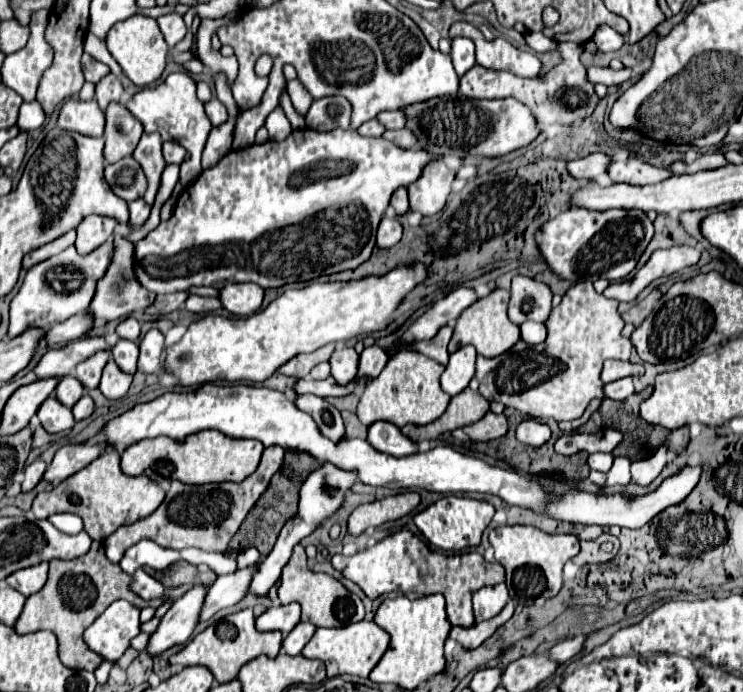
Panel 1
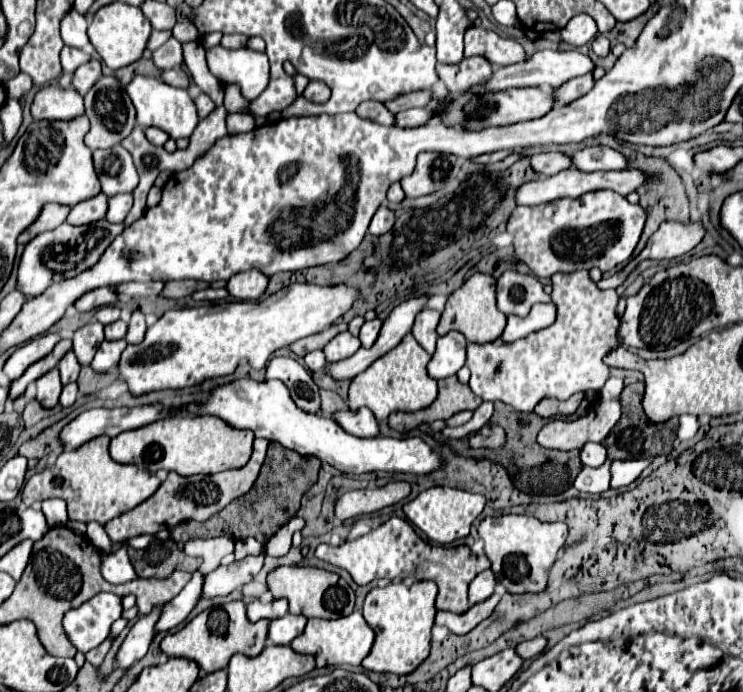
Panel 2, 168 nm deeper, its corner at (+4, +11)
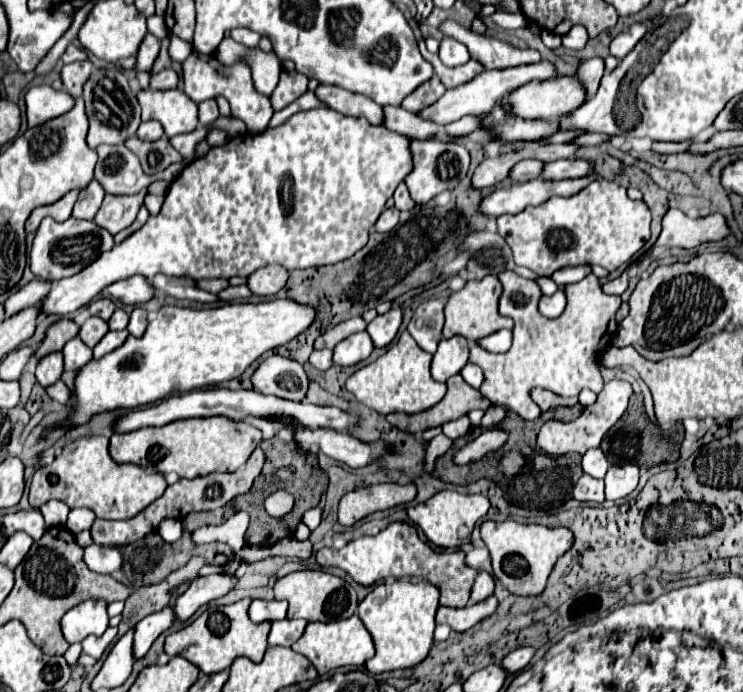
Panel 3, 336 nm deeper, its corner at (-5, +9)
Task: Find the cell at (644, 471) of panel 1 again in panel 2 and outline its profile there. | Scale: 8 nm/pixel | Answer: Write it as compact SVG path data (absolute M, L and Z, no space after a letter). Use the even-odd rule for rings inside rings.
M643 458L643 460L613 460L611 466L611 488L621 488L621 486L629 486L631 482L635 482L641 472L651 464L651 460Z

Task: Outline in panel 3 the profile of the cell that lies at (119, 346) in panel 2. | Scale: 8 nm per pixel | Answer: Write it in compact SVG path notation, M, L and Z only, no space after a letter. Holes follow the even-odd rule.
M110 330L102 338L102 342L98 342L98 346L94 346L94 358L102 358L104 354L108 354L108 352L116 350L118 346L122 346L126 336L128 336L128 330Z

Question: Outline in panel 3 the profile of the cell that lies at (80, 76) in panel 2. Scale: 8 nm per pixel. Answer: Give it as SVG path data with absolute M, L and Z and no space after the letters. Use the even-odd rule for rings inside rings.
M88 60L64 64L62 70L60 70L60 78L62 78L64 90L66 90L68 94L72 94L74 98L76 98L76 96L82 96L82 86L84 86L84 82L88 80L90 72L92 72L92 64L90 64Z

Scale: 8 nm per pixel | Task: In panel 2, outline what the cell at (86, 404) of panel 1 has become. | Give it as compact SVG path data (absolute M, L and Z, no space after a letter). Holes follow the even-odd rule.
M67 384L67 386L63 386L59 404L61 404L63 408L67 408L67 406L73 406L75 400L77 400L77 384Z

